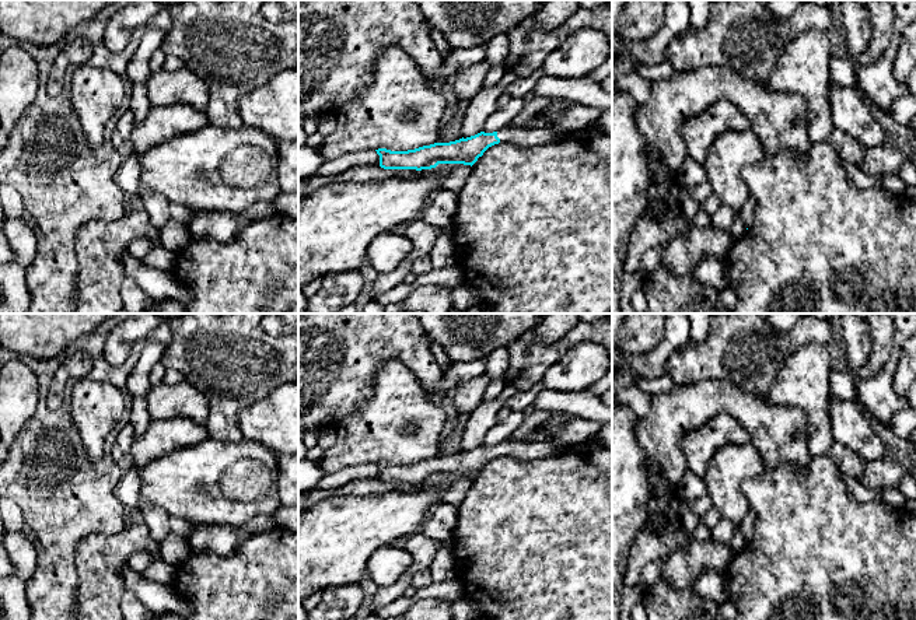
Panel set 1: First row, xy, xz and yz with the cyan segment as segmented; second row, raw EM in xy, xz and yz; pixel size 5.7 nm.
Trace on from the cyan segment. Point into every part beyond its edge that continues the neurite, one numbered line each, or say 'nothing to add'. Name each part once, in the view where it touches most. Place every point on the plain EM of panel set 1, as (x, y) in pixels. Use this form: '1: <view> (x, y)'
1: xz (527, 452)

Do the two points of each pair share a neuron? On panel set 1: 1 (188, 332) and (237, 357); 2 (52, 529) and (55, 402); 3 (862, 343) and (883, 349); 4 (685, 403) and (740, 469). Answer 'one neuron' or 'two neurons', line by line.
1: one neuron
2: two neurons
3: two neurons
4: two neurons

